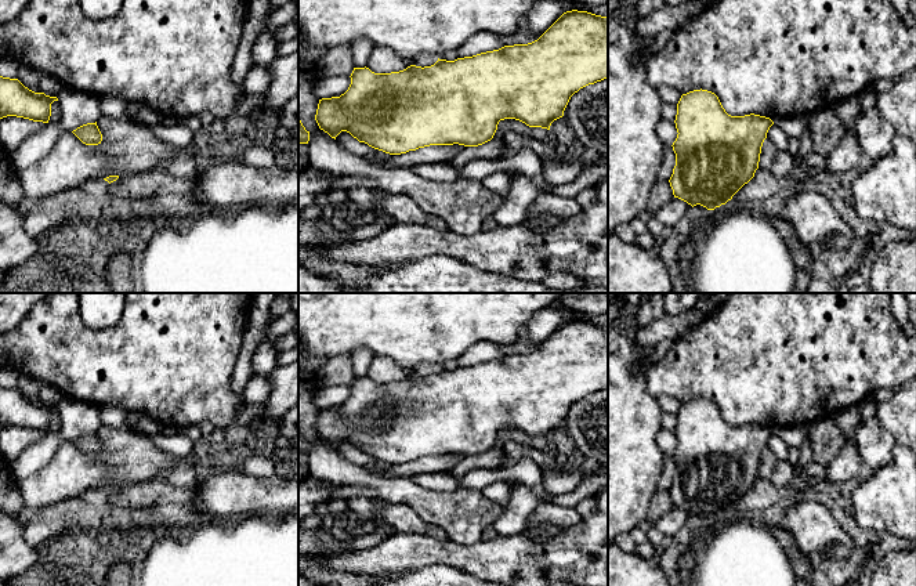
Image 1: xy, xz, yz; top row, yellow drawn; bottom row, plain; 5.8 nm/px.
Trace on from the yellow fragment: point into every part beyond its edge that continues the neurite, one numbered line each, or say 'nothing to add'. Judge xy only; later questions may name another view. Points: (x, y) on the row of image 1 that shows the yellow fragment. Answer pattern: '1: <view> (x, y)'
nothing to add

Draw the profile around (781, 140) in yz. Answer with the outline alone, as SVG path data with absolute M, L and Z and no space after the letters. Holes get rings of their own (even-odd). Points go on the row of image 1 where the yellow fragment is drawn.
M776 124L770 127L767 138L770 138L778 149L789 148L789 135Z

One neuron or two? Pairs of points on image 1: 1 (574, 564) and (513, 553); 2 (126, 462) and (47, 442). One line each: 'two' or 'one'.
1: one
2: two

